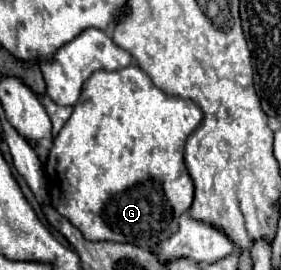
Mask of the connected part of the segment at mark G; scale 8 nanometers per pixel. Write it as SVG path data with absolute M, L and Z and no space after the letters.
M129 65L129 67L123 67L119 71L95 71L83 83L83 91L81 91L77 105L73 107L73 115L69 117L65 127L59 131L59 135L53 139L53 147L51 147L47 163L45 163L45 173L49 179L49 193L51 193L51 205L61 215L65 215L89 241L119 241L119 243L135 243L139 247L153 249L155 245L169 239L177 231L179 217L191 209L195 187L193 187L193 181L191 181L187 165L185 165L185 141L199 127L201 119L203 119L201 109L193 101L167 97L159 87L155 87L155 83L149 79L149 75L145 75L145 71L141 71L141 67L137 67L137 65Z

